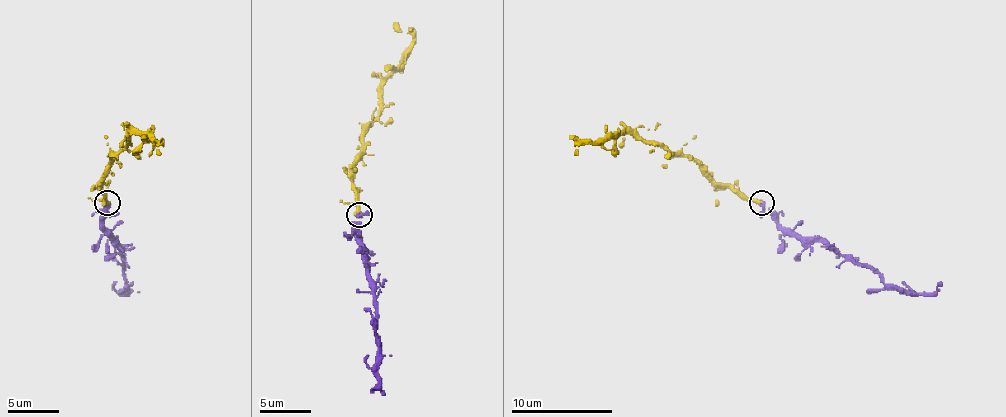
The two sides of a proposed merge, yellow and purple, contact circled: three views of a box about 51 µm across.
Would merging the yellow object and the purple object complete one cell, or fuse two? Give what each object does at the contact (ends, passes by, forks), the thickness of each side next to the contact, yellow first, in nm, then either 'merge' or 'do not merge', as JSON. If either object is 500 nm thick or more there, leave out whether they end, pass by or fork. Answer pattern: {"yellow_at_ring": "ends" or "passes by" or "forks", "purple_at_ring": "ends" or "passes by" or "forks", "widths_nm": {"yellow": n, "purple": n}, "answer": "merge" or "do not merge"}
{"yellow_at_ring": "ends", "purple_at_ring": "passes by", "widths_nm": {"yellow": 360, "purple": 300}, "answer": "merge"}

